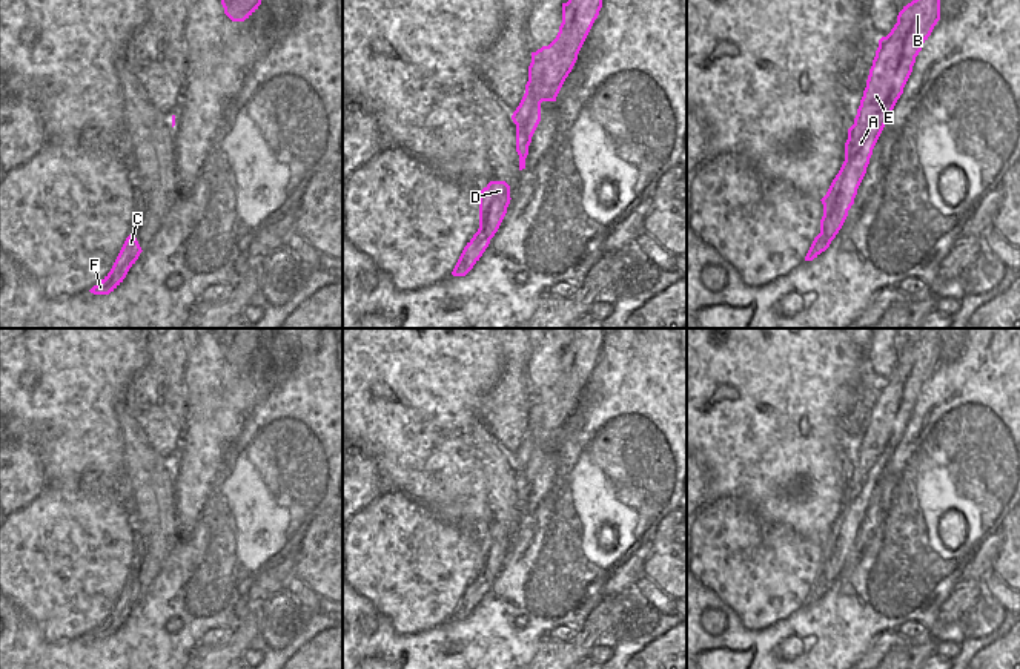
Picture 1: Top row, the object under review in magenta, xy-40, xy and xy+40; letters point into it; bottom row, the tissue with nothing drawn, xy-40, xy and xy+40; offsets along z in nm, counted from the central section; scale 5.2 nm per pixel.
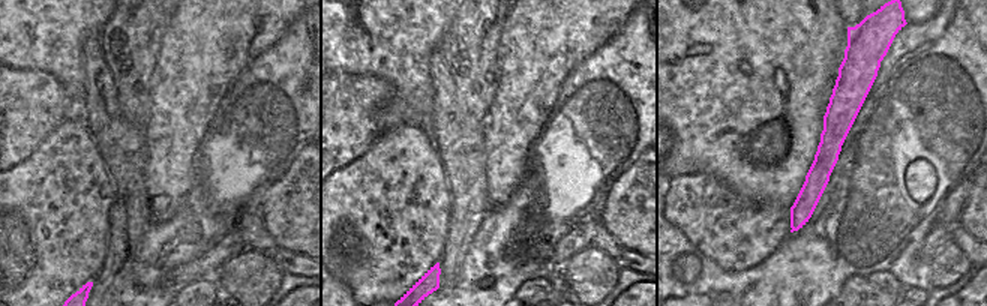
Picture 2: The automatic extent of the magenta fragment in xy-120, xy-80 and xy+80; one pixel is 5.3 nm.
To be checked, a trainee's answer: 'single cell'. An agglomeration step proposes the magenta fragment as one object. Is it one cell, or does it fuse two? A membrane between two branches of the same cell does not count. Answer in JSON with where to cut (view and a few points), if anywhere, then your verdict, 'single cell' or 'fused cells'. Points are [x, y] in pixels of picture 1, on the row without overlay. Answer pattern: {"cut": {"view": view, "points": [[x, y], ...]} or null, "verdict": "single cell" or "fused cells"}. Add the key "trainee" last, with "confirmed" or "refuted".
{"cut": null, "verdict": "single cell", "trainee": "confirmed"}

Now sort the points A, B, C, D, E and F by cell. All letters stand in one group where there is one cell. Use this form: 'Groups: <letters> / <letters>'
Groups: A B C D E F.

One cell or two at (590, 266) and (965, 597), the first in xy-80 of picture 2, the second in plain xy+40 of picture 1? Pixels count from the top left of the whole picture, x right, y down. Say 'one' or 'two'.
two

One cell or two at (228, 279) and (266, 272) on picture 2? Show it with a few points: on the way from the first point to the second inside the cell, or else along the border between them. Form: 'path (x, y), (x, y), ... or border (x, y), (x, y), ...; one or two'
path (237, 278), (257, 278); one

